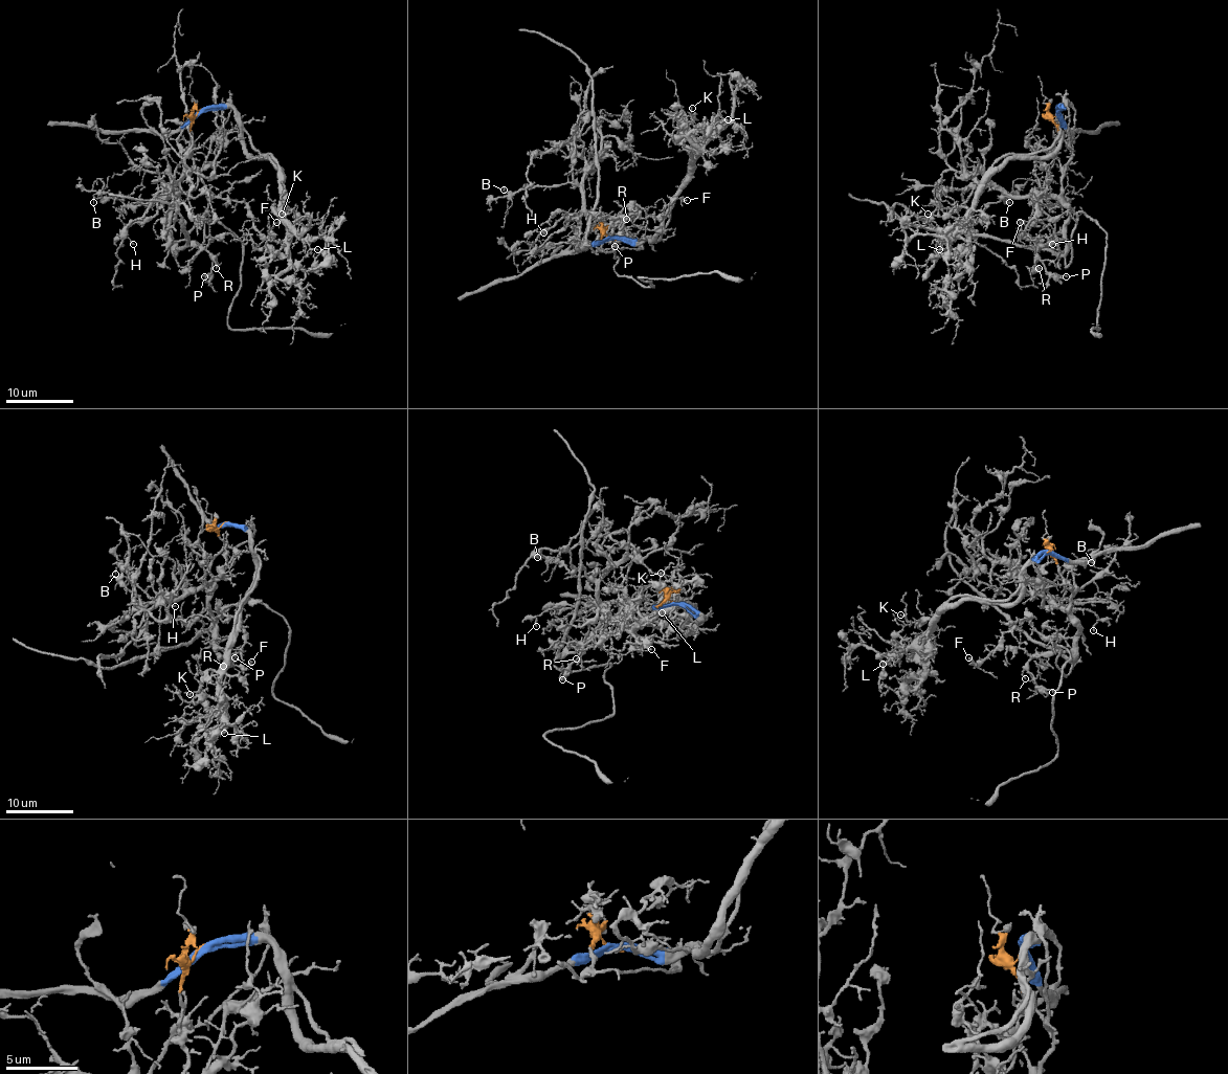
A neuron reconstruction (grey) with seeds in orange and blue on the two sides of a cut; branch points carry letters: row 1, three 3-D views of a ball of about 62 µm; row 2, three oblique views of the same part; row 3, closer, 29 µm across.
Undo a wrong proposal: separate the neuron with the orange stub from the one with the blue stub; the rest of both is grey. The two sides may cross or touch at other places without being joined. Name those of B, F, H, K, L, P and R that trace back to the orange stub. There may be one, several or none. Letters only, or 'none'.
B, F, H, P, R

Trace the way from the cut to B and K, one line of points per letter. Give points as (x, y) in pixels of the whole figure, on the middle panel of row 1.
B: (610, 239), (603, 233), (594, 252), (585, 244), (585, 193), (578, 185), (570, 182), (505, 193), (504, 189)
K: (610, 239), (656, 240), (665, 230), (671, 199), (689, 176), (682, 133), (692, 108)

